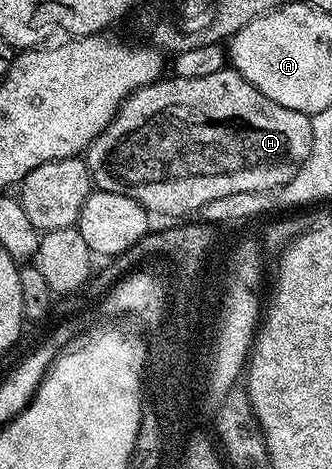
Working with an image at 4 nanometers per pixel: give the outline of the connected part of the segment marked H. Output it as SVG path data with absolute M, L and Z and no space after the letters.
M225 68L212 73L211 76L202 76L198 80L168 76L159 82L152 82L150 85L134 91L120 105L119 112L115 114L107 128L89 144L86 151L86 161L95 189L130 196L134 200L138 200L138 204L142 204L145 210L153 215L195 215L206 204L210 204L210 200L218 200L218 196L234 196L234 192L276 190L279 186L285 186L300 171L302 164L310 156L311 147L312 118L309 115L298 112L294 108L282 108L282 104L274 104L274 100L270 100L270 96L262 96L262 92L258 92L258 88L254 88L254 84L250 84L250 80L243 78L238 71Z

